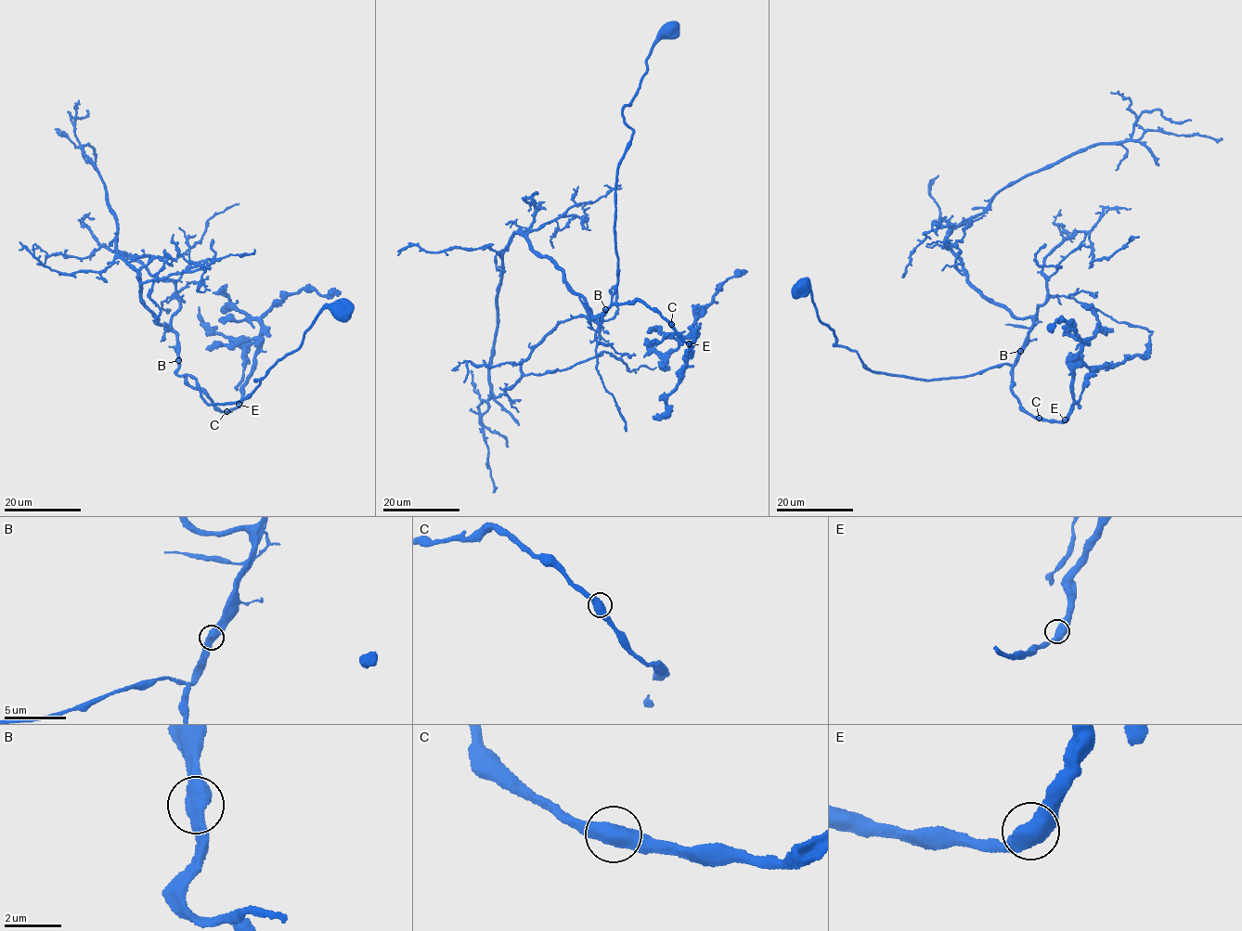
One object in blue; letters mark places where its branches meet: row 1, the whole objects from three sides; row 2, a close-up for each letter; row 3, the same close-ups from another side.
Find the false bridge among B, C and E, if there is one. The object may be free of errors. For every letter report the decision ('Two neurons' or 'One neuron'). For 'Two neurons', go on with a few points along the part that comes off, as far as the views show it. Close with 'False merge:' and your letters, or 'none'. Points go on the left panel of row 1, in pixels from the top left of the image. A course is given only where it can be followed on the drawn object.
B: One neuron
C: One neuron
E: One neuron
False merge: none

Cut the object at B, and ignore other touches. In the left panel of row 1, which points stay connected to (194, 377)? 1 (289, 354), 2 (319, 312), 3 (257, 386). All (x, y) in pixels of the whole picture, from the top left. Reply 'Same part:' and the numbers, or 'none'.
Same part: 1, 2, 3

